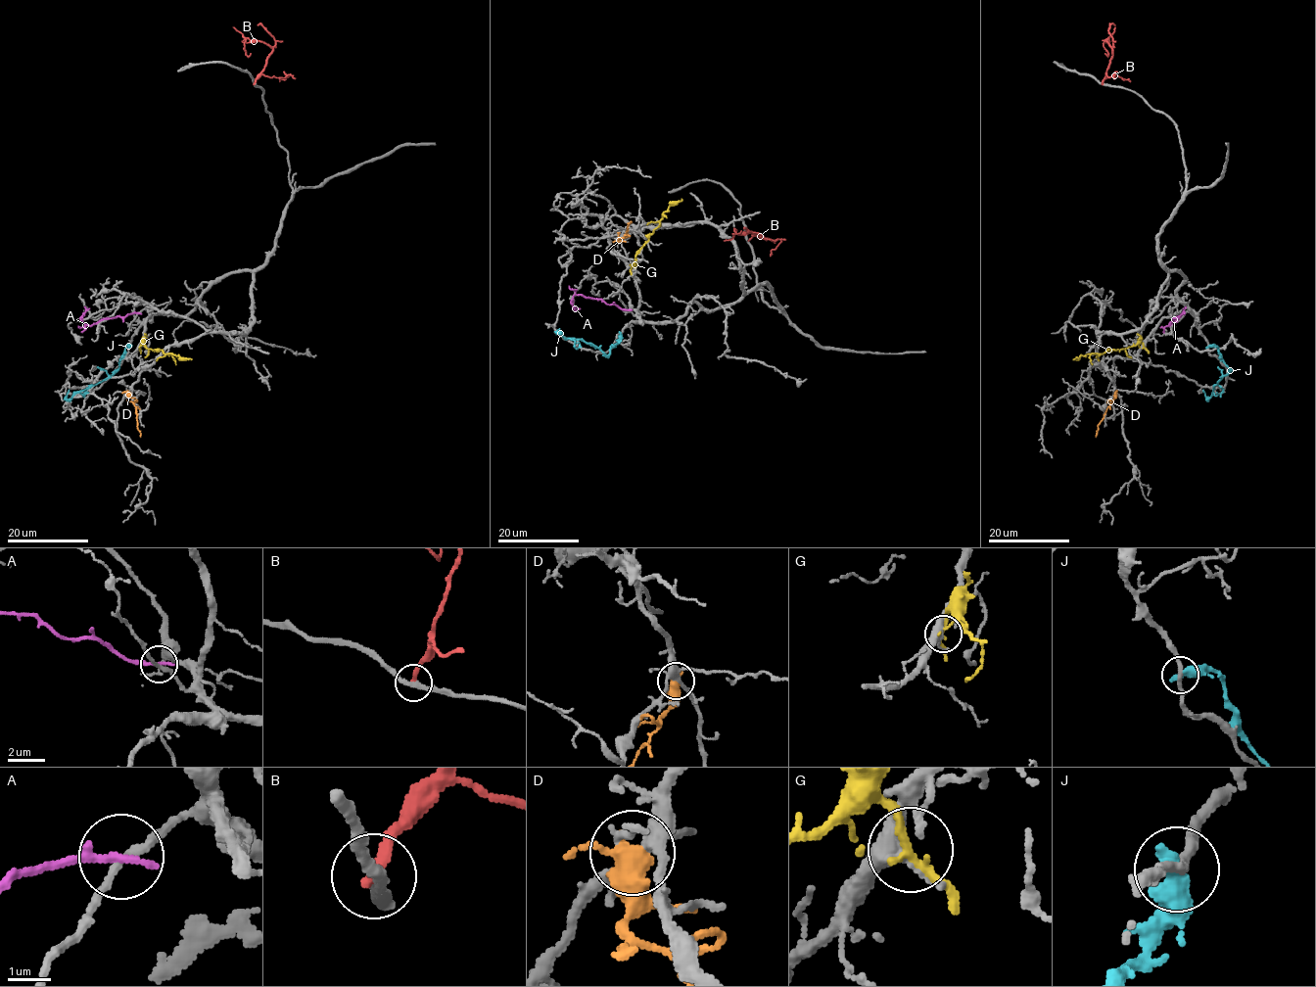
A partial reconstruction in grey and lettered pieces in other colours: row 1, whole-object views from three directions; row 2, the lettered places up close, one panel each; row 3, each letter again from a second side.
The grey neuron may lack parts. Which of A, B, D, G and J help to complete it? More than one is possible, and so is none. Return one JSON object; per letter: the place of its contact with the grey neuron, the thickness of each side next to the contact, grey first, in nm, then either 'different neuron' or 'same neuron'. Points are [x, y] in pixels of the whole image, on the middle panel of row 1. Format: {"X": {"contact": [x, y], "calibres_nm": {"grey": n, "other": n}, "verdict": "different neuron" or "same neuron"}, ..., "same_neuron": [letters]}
{"A": {"contact": [629, 309], "calibres_nm": {"grey": 170, "other": 240}, "verdict": "different neuron"}, "B": {"contact": [744, 228], "calibres_nm": {"grey": 280, "other": 280}, "verdict": "different neuron"}, "D": {"contact": [619, 241], "calibres_nm": {"grey": 280, "other": 440}, "verdict": "different neuron"}, "G": {"contact": [631, 269], "calibres_nm": {"grey": 360, "other": 200}, "verdict": "different neuron"}, "J": {"contact": [621, 334], "calibres_nm": {"grey": 220, "other": 550}, "verdict": "different neuron"}, "same_neuron": []}

